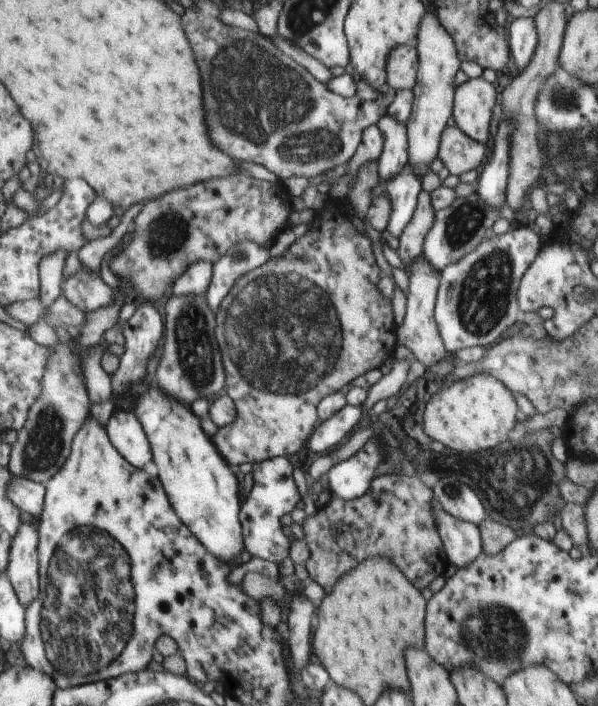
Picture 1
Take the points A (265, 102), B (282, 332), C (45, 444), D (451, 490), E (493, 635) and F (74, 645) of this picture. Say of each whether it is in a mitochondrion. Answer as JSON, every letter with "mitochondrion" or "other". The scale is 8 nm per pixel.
{"A":"mitochondrion","B":"mitochondrion","C":"mitochondrion","D":"mitochondrion","E":"mitochondrion","F":"mitochondrion"}

